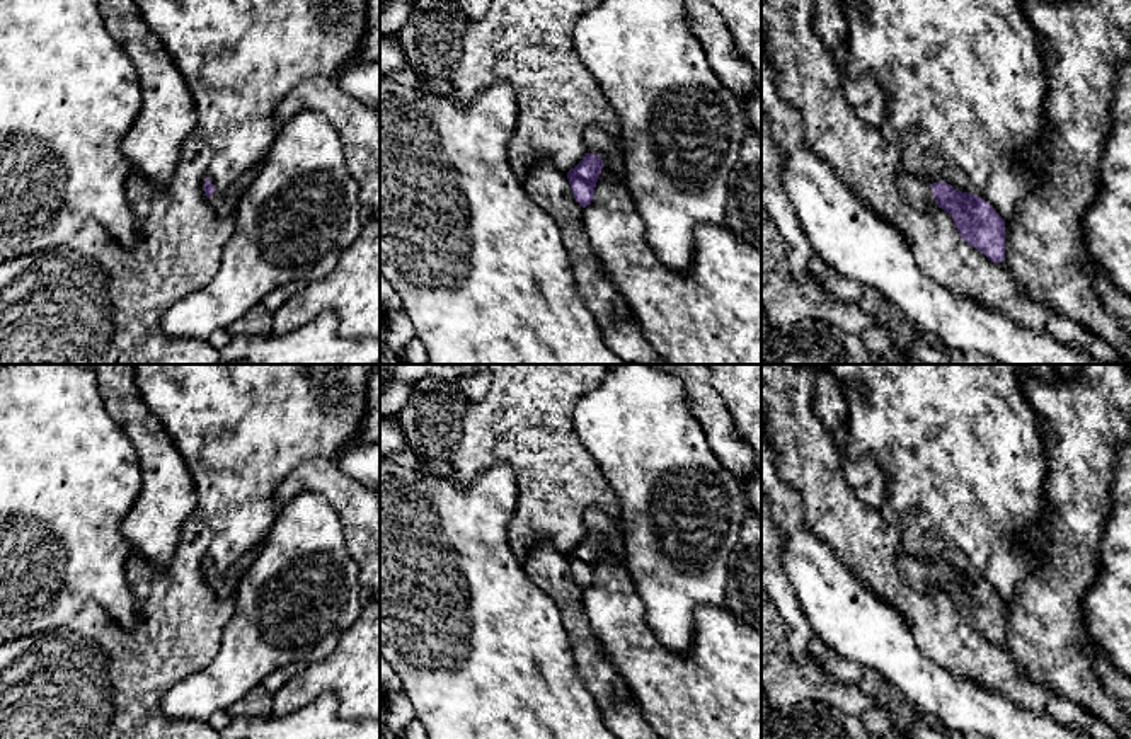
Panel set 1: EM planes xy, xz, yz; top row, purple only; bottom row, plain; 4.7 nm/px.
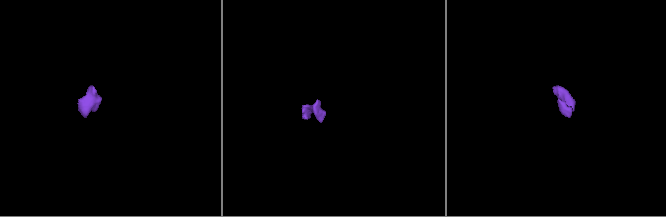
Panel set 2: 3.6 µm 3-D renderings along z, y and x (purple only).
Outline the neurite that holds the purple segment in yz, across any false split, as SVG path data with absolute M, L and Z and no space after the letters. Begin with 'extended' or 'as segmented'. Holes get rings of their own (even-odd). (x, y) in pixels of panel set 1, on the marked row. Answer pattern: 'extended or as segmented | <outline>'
extended | M903 169L899 191L921 211L939 206L949 213L962 240L991 262L1005 259L1005 220L979 196L954 189L947 182L928 184Z

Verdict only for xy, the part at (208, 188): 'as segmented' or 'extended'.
extended

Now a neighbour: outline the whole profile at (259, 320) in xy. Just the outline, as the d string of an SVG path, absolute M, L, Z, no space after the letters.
M264 305L254 306L247 315L242 317L247 334L267 337L273 334L273 312Z

